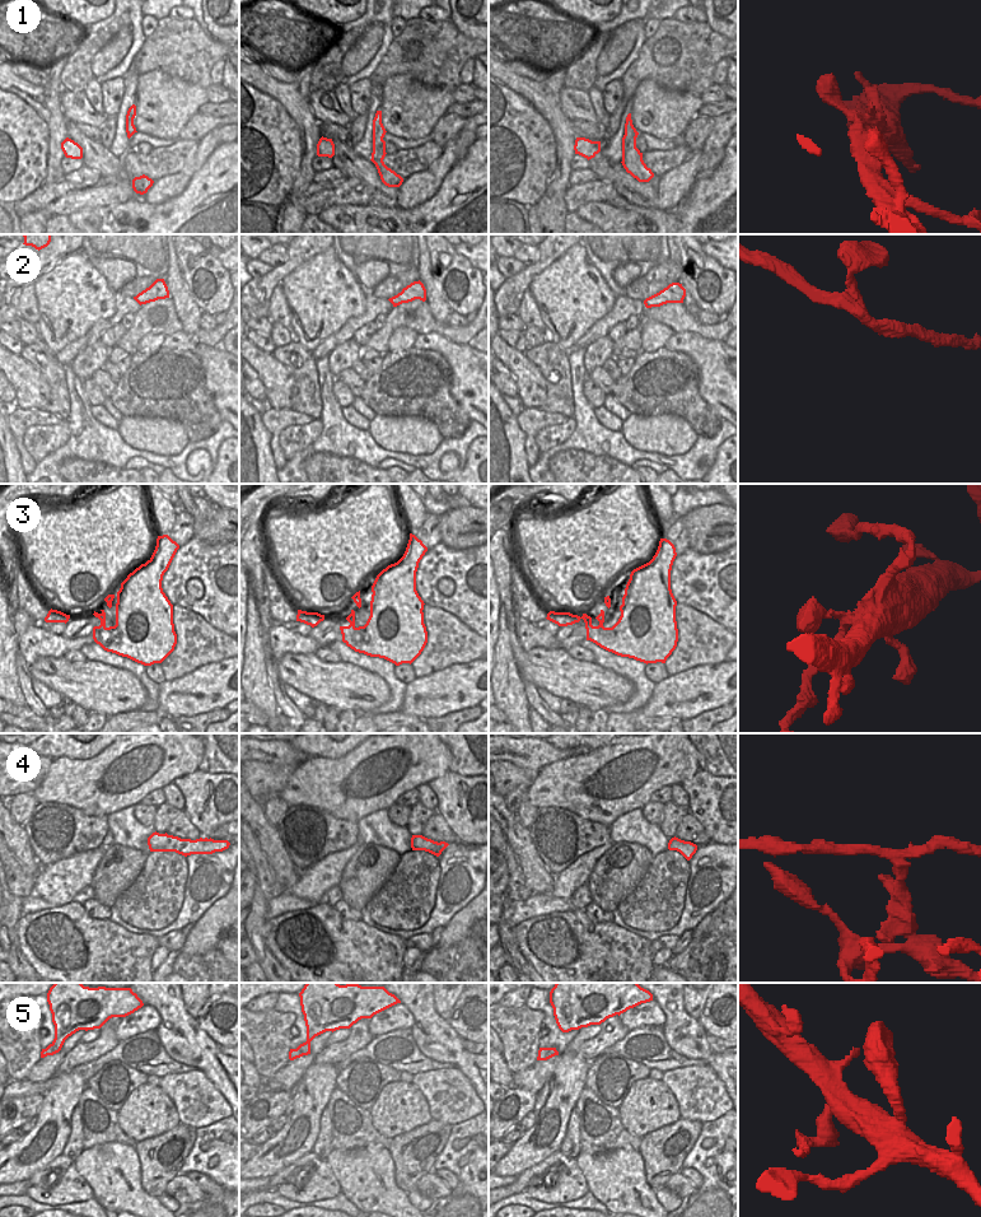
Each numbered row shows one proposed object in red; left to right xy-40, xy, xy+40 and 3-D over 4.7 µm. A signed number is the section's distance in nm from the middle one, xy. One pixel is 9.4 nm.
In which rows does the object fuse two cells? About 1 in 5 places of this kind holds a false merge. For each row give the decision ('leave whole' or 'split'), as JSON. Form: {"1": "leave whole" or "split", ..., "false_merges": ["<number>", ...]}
{"1": "leave whole", "2": "leave whole", "3": "leave whole", "4": "split", "5": "split", "false_merges": ["4", "5"]}

